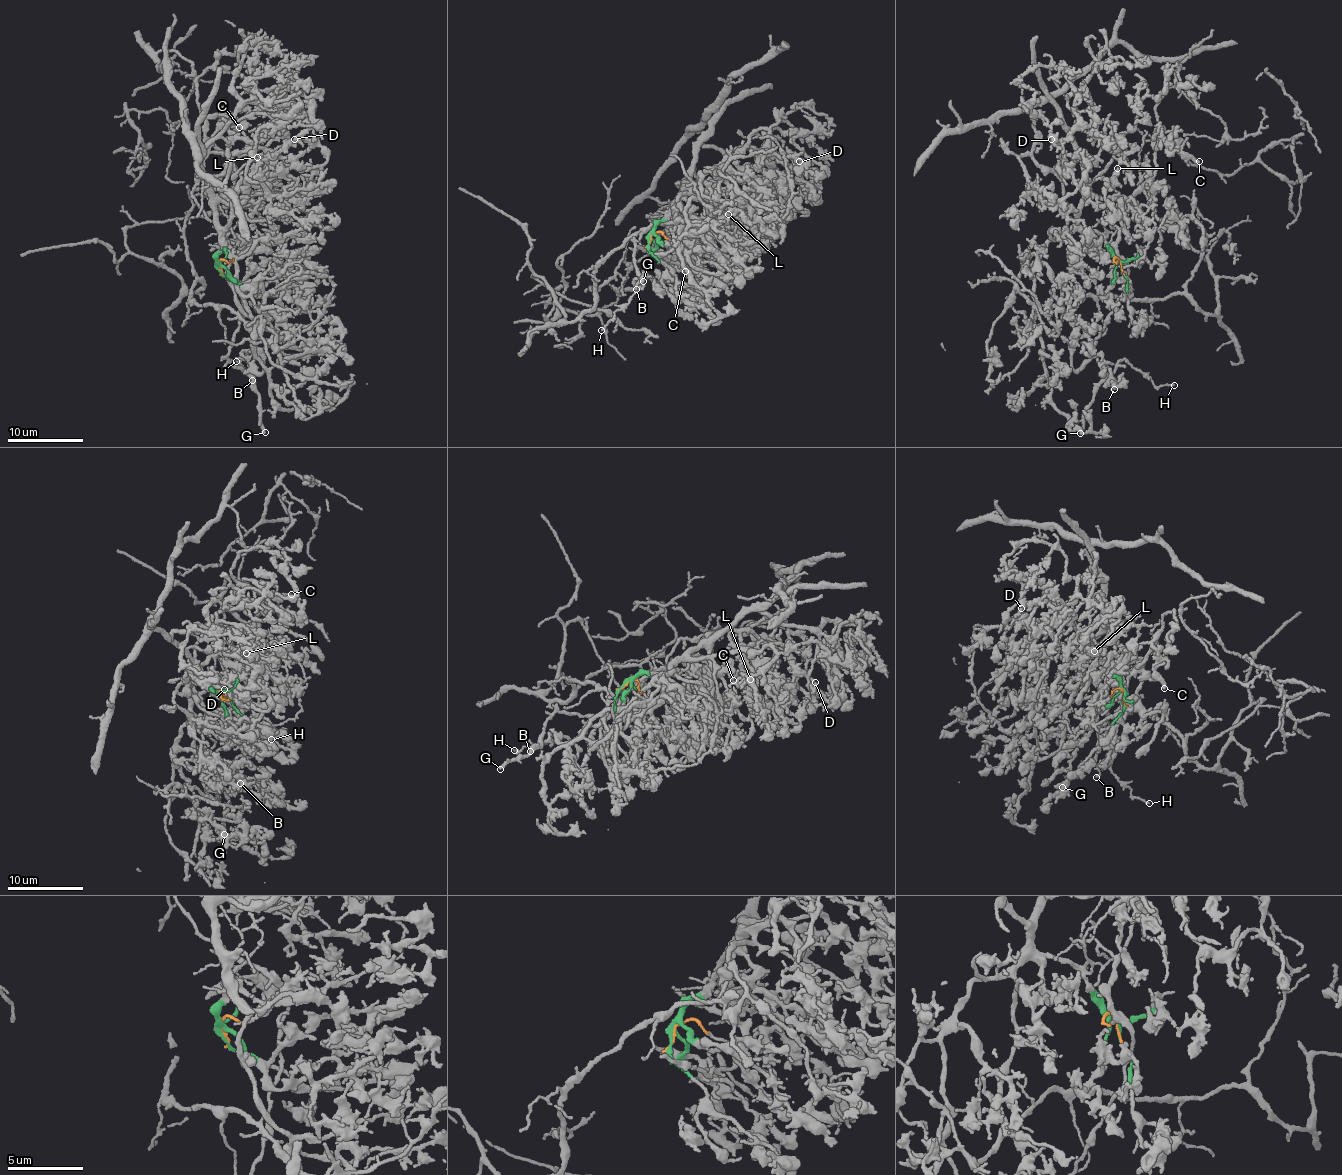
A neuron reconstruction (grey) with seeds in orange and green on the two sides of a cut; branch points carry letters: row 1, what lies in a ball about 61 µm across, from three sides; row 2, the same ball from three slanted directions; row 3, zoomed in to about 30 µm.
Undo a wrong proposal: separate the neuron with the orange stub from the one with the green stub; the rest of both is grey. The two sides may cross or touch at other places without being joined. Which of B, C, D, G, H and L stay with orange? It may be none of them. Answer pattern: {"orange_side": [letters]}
{"orange_side": ["B", "G", "H"]}

